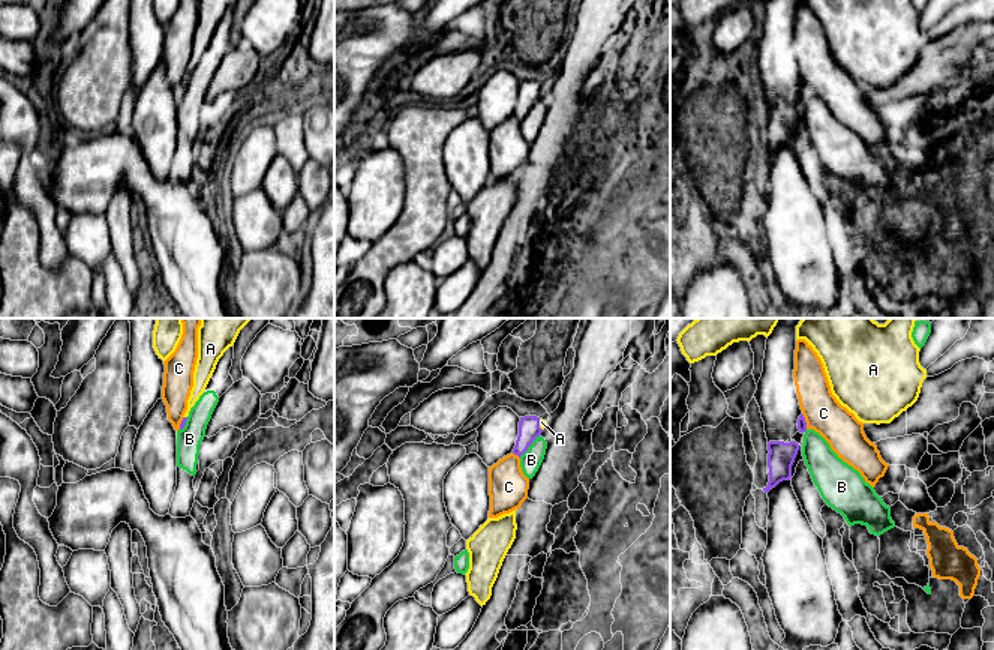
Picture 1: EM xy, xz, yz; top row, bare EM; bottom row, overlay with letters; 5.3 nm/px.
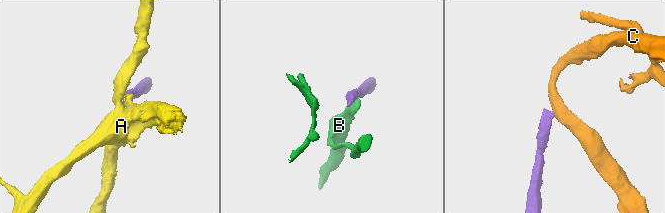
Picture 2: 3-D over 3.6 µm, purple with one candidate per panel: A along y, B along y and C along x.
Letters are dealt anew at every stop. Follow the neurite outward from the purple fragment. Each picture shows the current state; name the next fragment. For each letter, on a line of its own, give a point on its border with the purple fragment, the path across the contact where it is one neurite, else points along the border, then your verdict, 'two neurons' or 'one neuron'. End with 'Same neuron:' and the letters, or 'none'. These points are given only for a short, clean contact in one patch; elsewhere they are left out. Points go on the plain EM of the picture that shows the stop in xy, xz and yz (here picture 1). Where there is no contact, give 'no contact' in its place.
A: meets purple in xz at (538, 89); runs through xz (529, 92), (538, 89), (541, 86); one neuron
B: meets purple in xz at (529, 108); border along xz (540, 98), (519, 120); two neurons
C: meets purple in xz at (516, 117); border along xz (513, 116), (519, 122); two neurons
Same neuron: A

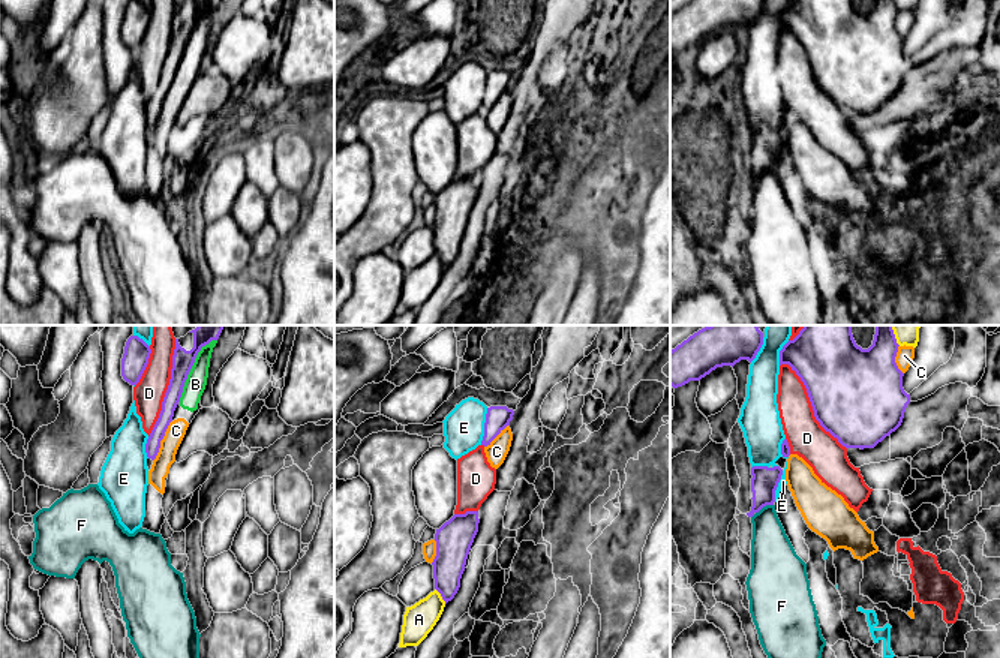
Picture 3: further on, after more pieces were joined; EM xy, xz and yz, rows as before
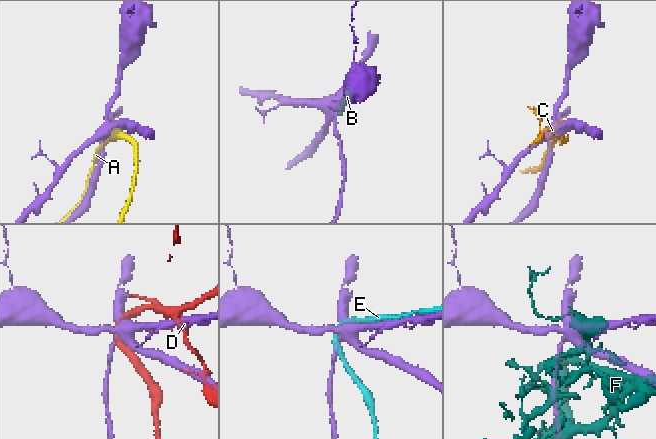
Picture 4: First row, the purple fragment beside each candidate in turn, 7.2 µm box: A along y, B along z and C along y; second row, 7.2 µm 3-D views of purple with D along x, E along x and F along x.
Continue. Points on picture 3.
A: meets purple in xz at (441, 260); two neurons
B: meets purple in xy at (191, 32); two neurons
C: meets purple in xy at (161, 104); two neurons
D: meets purple in yz at (811, 69); two neurons
E: meets purple in xz at (485, 90); two neurons
F: meets purple in yz at (762, 171); two neurons
Same neuron: none

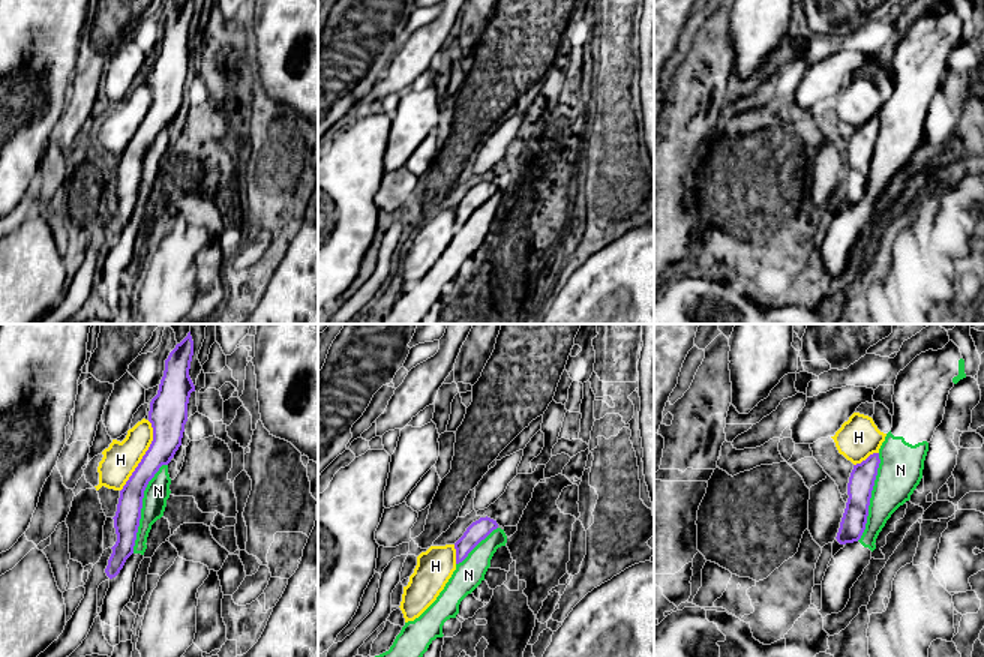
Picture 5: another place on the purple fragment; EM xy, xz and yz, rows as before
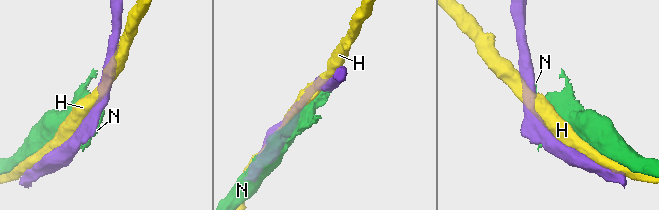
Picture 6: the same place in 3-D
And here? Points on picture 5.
H: meets purple in xy at (143, 120); two neurons
N: meets purple in xy at (141, 171); two neurons
Same neuron: none

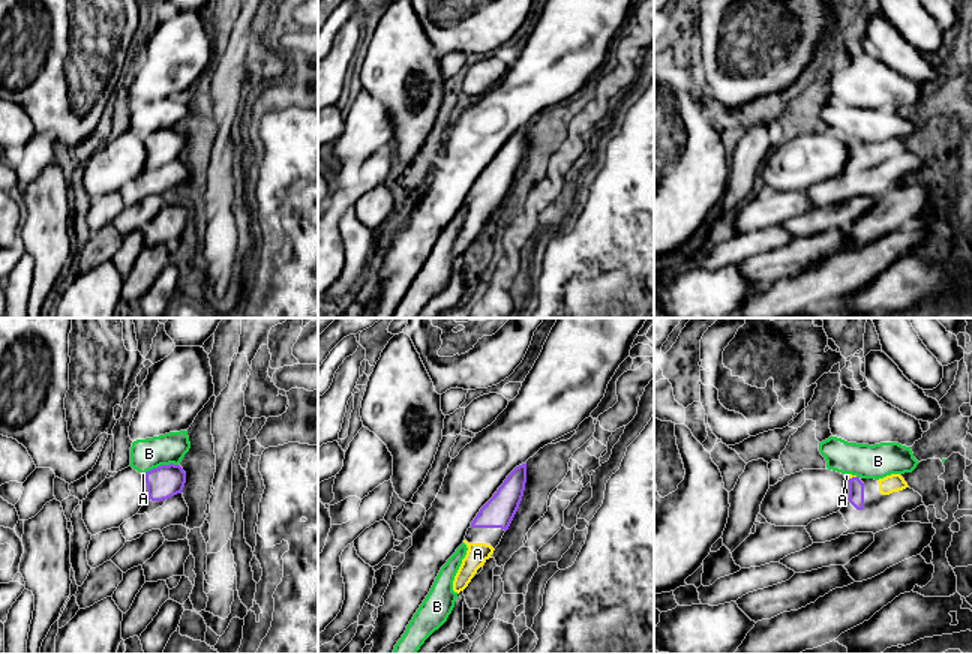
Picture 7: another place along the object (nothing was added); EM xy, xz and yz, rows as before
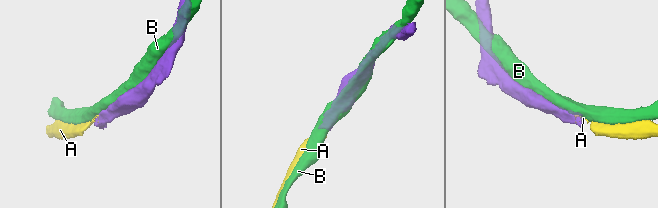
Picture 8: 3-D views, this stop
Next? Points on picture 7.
A: meets purple in yz at (852, 141); runs through yz (855, 149), (852, 141), (846, 140); one neuron
B: meets purple in xy at (161, 129); two neurons
Same neuron: A

